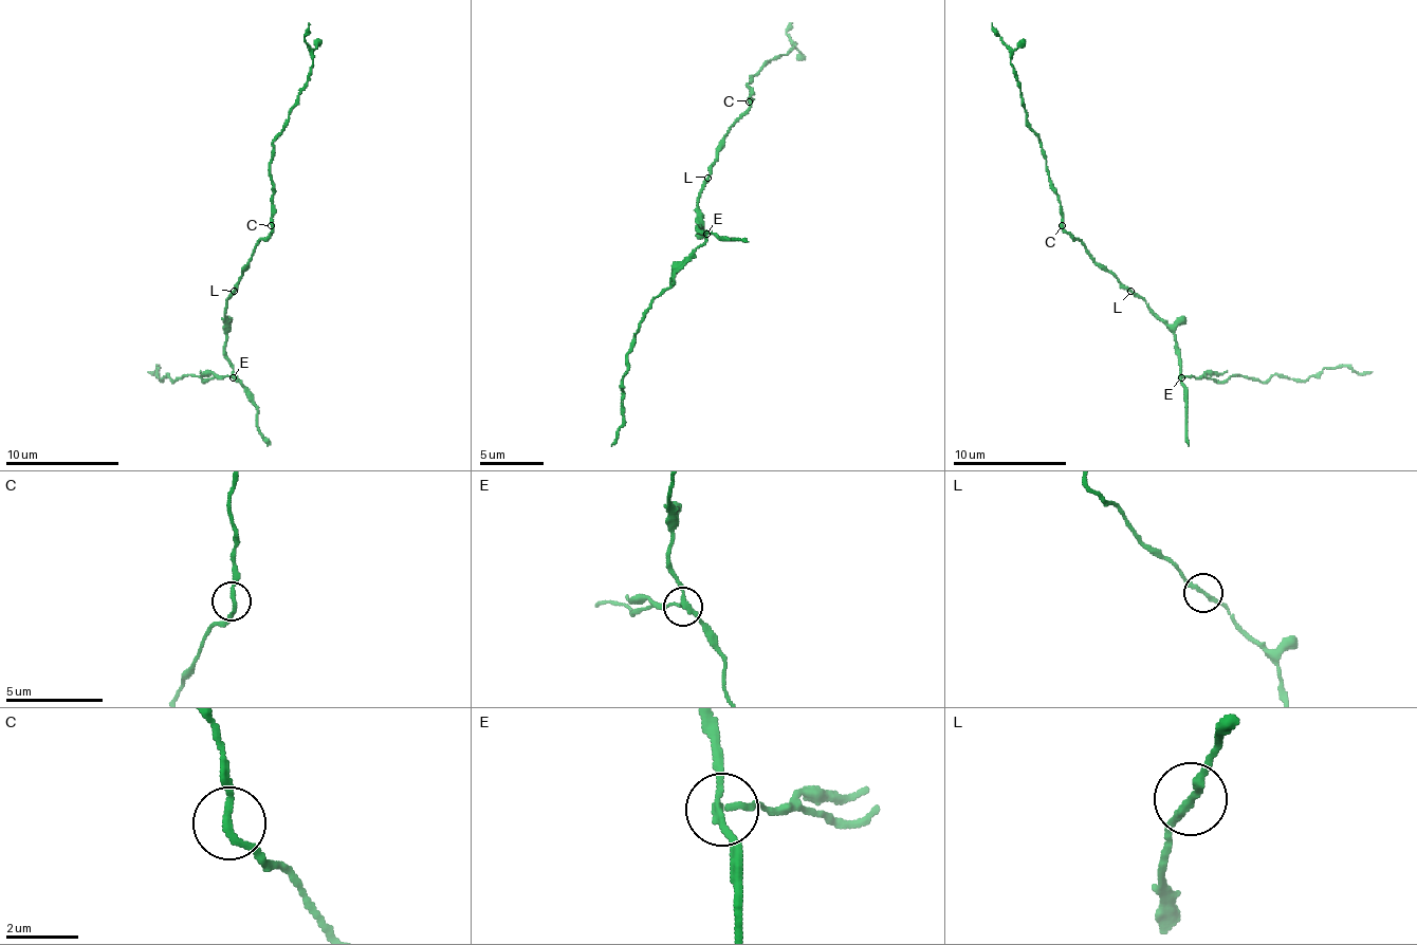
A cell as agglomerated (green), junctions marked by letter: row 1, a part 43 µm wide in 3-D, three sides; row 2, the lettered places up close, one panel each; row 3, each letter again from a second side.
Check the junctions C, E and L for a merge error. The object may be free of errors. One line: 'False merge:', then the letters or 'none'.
False merge: E

